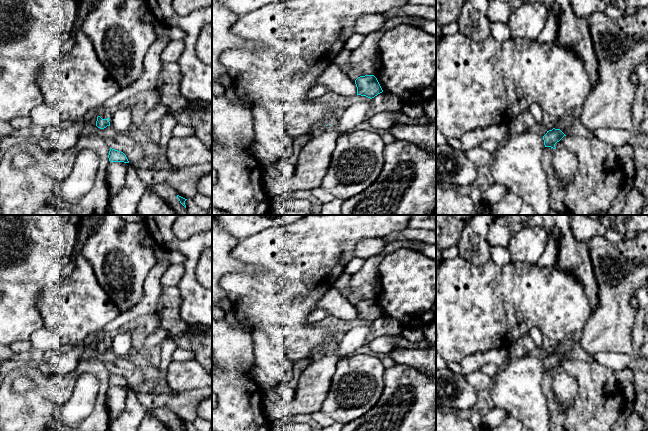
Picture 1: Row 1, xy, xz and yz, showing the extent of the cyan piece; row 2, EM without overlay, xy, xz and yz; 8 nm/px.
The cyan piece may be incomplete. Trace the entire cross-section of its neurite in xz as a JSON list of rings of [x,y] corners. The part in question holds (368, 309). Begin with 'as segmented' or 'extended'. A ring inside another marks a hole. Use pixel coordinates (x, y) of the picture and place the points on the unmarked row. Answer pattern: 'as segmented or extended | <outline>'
as segmented | [[[374,299],[360,300],[355,304],[355,308],[357,311],[357,319],[366,320],[370,323],[383,316]]]

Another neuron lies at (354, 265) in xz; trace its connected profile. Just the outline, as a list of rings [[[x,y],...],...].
[[[354,257],[347,264],[345,272],[351,275],[355,274],[362,268],[363,264],[365,263],[365,260],[366,260],[365,258]]]

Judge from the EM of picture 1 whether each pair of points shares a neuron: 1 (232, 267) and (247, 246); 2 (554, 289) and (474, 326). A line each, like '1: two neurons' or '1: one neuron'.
1: two neurons
2: one neuron

